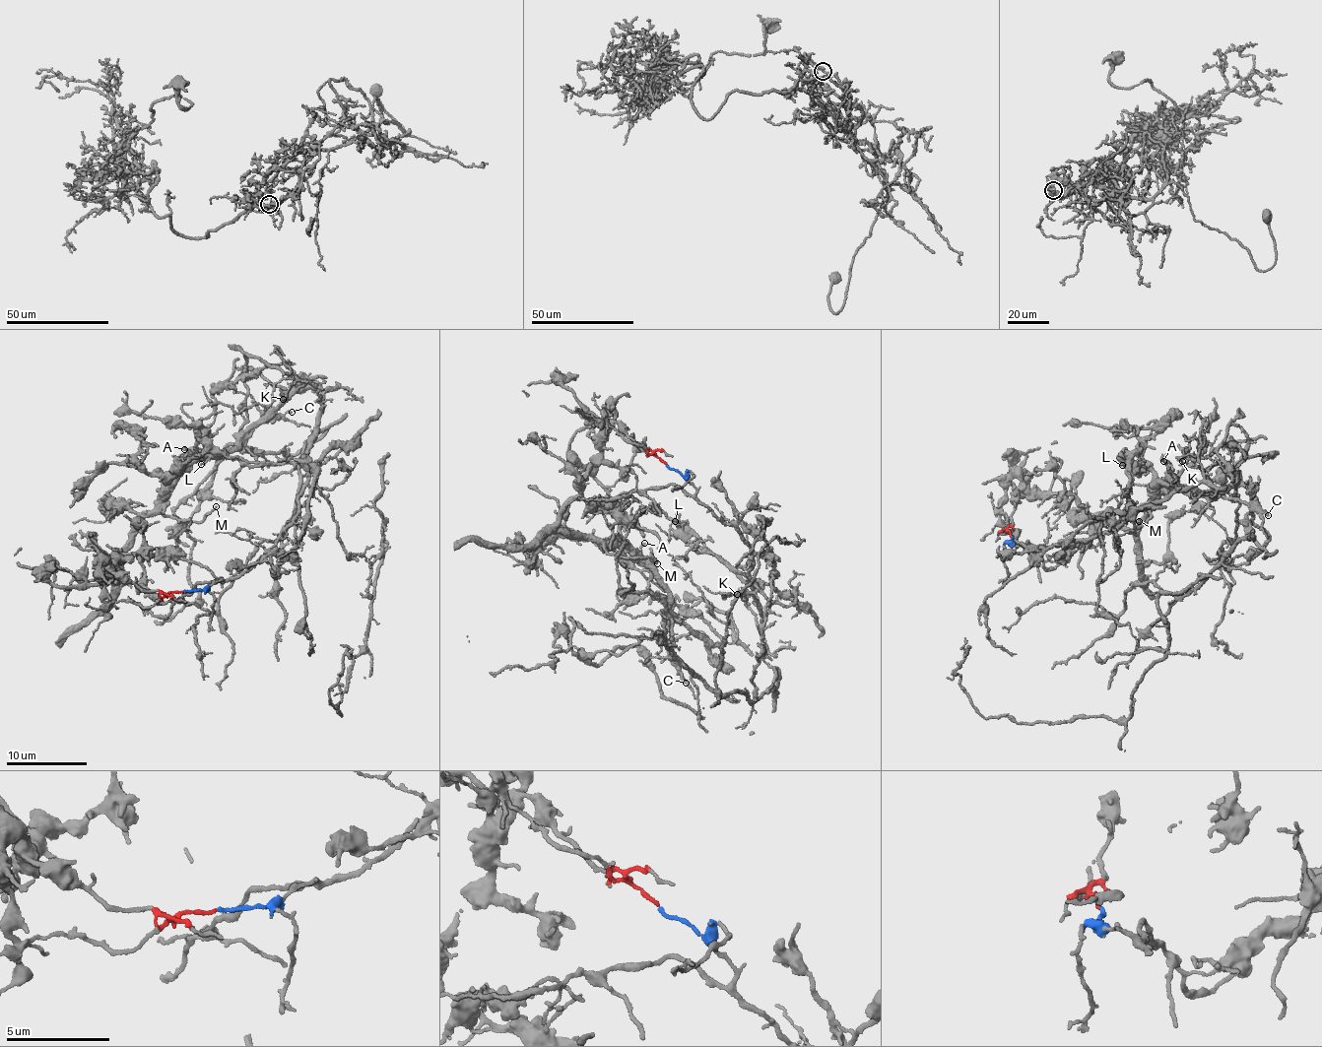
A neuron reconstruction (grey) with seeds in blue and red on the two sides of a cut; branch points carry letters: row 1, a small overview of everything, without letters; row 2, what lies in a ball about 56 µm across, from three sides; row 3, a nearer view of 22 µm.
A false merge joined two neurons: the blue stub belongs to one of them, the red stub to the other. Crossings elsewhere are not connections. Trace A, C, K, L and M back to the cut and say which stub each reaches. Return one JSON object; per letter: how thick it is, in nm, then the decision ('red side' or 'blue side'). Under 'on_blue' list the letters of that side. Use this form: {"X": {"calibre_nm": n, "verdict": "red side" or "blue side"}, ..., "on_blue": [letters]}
{"A": {"calibre_nm": 150, "verdict": "red side"}, "C": {"calibre_nm": 150, "verdict": "red side"}, "K": {"calibre_nm": 110, "verdict": "blue side"}, "L": {"calibre_nm": 120, "verdict": "blue side"}, "M": {"calibre_nm": 130, "verdict": "red side"}, "on_blue": ["K", "L"]}

